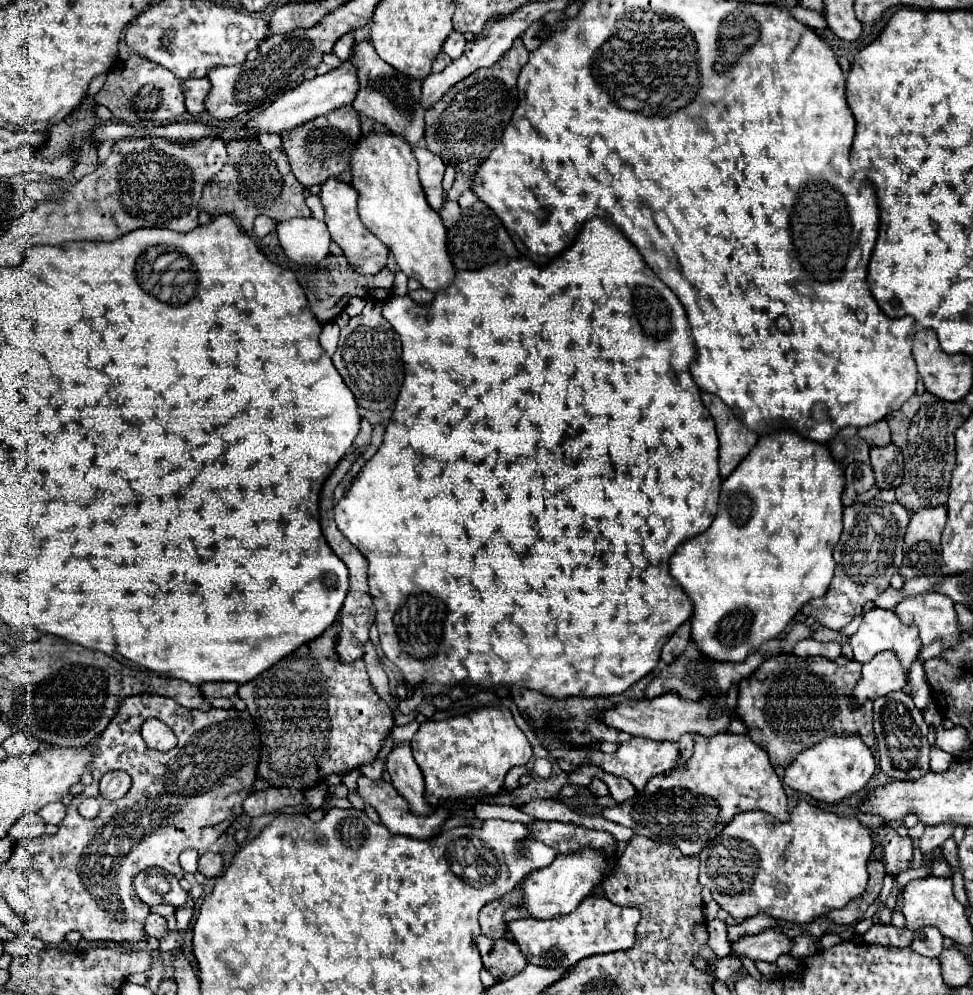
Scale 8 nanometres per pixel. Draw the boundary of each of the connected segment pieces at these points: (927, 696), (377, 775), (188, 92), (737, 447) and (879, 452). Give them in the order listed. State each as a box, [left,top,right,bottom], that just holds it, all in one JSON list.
[[904,659,934,711],[360,759,386,779],[182,77,212,113],[702,393,758,479],[870,445,904,489]]

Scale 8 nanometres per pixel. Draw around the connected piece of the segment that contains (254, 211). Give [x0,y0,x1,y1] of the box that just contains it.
[198,139,312,233]

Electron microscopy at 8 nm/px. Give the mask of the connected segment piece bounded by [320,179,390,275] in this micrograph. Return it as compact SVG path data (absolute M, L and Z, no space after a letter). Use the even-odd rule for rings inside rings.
M328 179L328 183L322 185L322 193L320 193L320 201L324 205L326 211L326 219L324 223L330 229L332 241L336 241L340 245L340 249L344 251L346 259L356 267L356 271L364 273L364 275L372 275L376 271L380 271L382 267L386 267L386 259L388 259L388 247L370 231L364 227L364 223L360 221L356 203L358 203L358 191L342 181L336 179Z

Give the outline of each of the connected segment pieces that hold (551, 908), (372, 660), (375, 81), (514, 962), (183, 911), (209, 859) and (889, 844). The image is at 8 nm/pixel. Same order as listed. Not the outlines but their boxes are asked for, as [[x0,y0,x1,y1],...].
[[518,849,606,919],[364,641,390,697],[350,41,424,145],[476,935,526,979],[176,907,194,931],[198,853,222,877],[884,825,912,875]]

